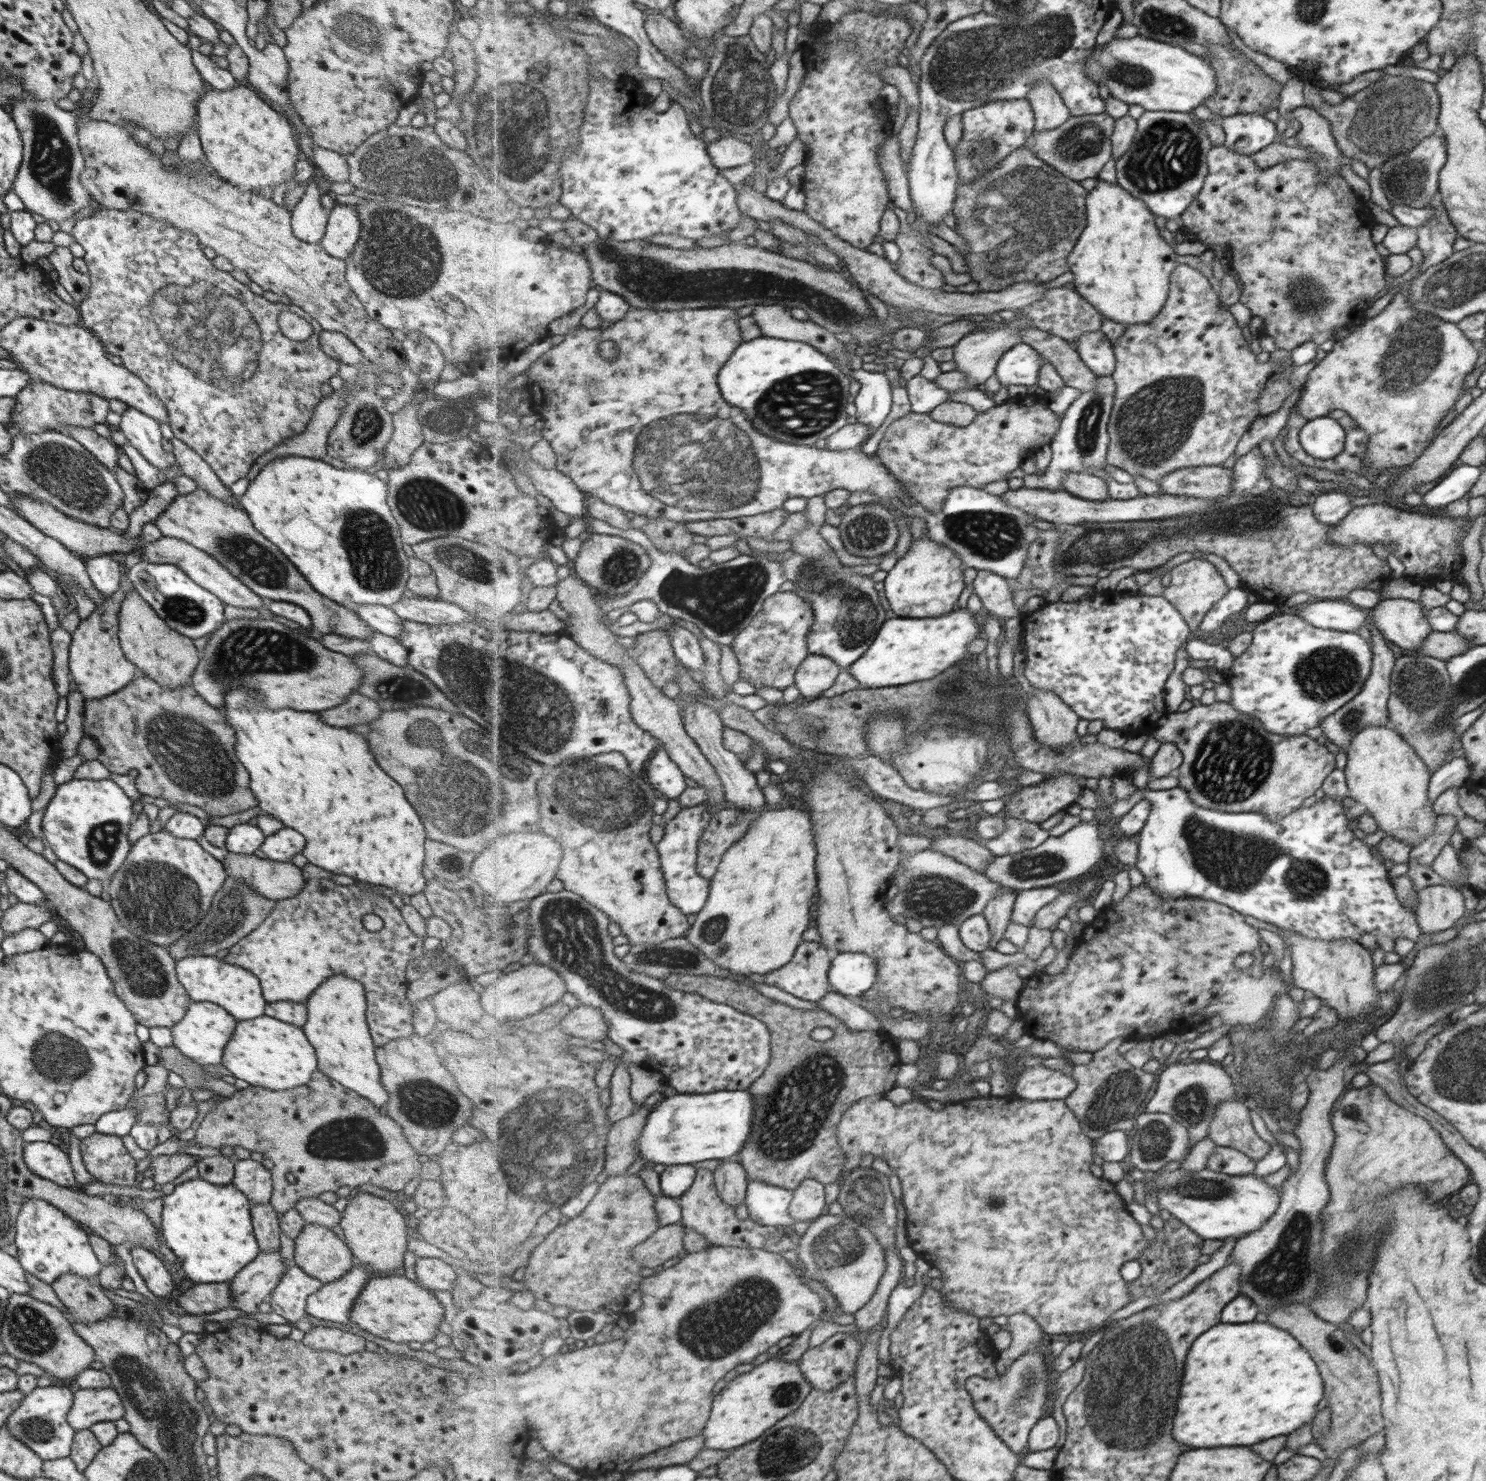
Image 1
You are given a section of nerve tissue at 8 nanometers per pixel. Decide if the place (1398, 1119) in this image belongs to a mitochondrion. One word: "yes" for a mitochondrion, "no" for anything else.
no

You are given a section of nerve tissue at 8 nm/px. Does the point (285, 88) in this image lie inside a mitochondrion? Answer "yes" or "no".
no

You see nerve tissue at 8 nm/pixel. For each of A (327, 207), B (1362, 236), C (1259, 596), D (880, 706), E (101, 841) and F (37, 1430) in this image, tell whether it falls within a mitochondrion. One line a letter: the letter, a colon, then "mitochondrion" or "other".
A: other
B: other
C: other
D: mitochondrion
E: mitochondrion
F: mitochondrion

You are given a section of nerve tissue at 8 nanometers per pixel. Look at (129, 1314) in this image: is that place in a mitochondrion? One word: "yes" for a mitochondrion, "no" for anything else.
no

